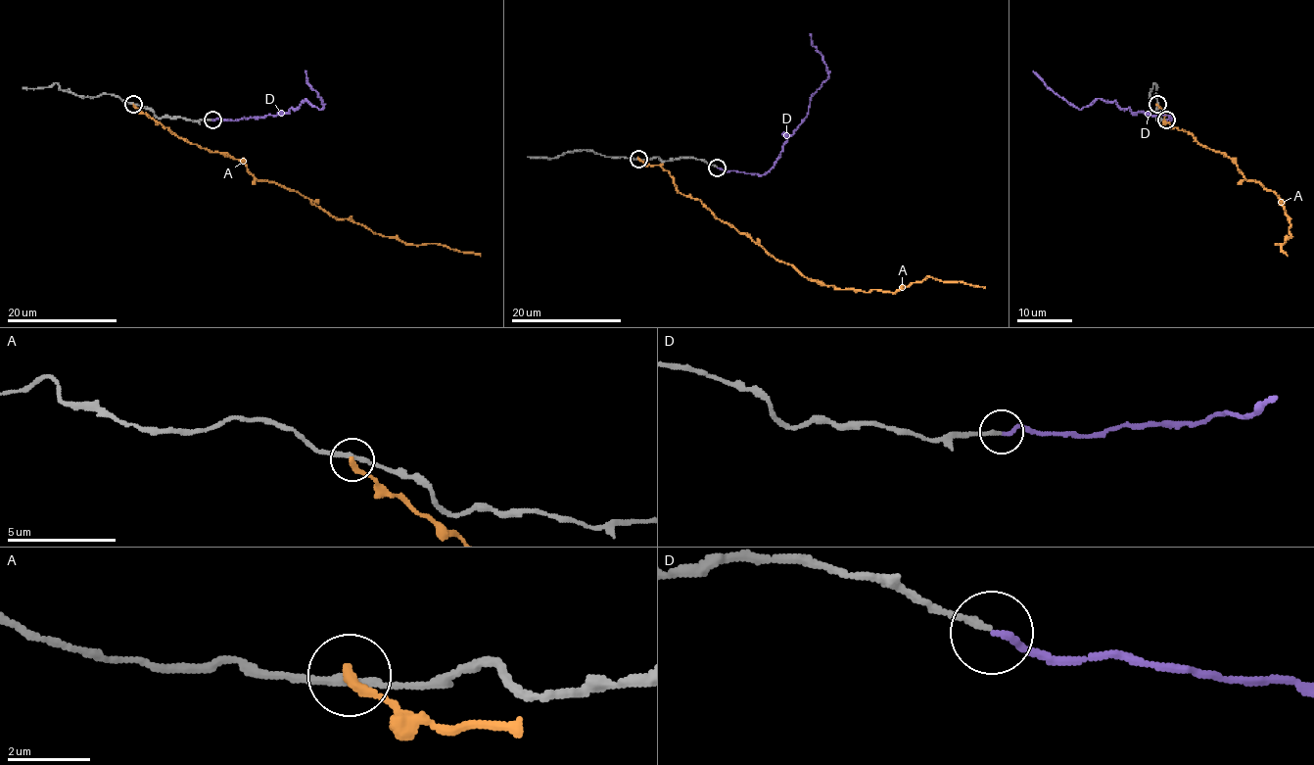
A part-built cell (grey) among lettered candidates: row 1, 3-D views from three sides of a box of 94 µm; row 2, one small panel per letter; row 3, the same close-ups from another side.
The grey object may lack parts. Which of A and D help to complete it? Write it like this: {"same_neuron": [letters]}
{"same_neuron": ["D"]}

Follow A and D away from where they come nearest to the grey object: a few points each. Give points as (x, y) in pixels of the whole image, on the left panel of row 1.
A: (133, 104), (174, 134), (227, 152), (258, 179), (297, 191), (335, 217), (408, 245), (445, 245), (480, 256)
D: (211, 119), (233, 120), (288, 112), (305, 98), (320, 109), (324, 105), (308, 84), (305, 71)

